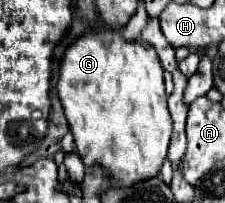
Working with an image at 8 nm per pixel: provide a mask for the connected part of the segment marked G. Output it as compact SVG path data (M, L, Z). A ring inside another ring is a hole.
M108 27L76 37L74 43L66 47L60 61L58 95L66 111L70 131L74 133L76 149L86 167L100 163L118 185L132 185L158 175L168 151L172 119L166 107L164 69L152 45L146 45L142 39L126 41L122 31L112 31Z

